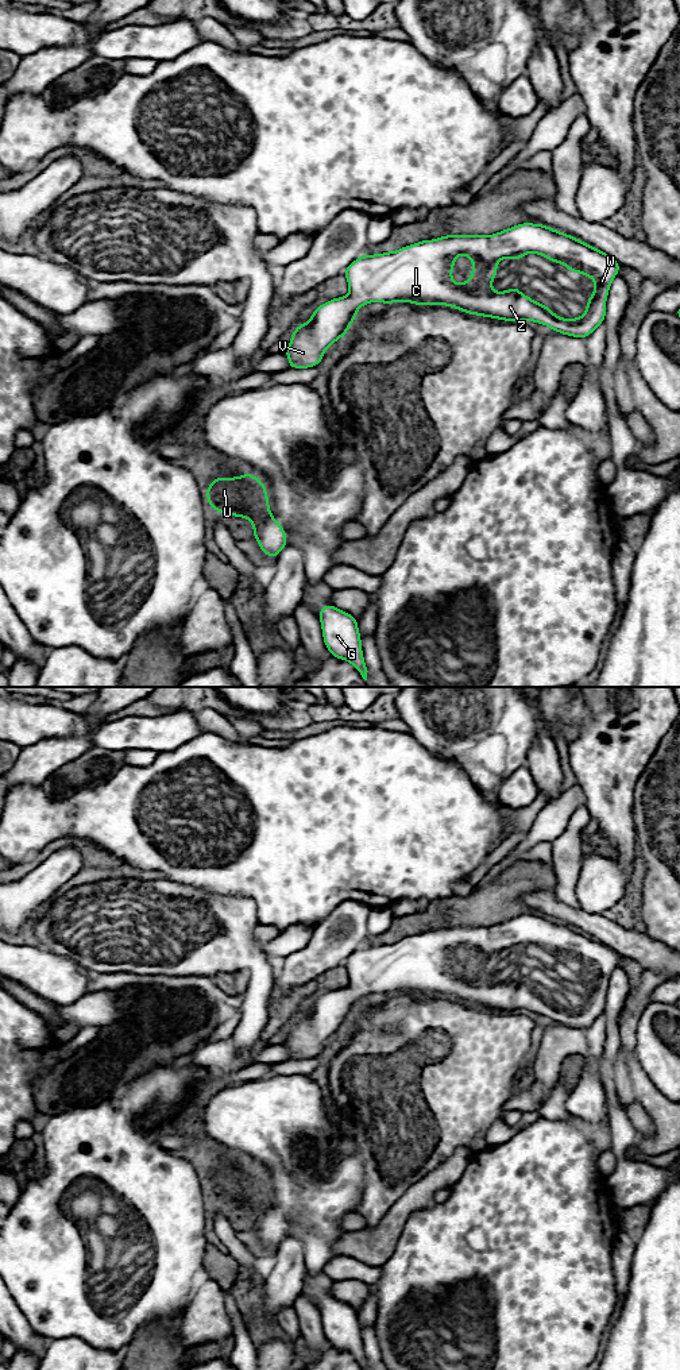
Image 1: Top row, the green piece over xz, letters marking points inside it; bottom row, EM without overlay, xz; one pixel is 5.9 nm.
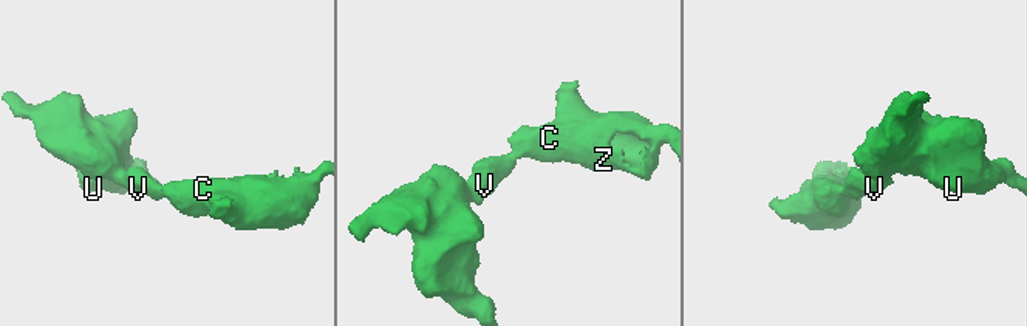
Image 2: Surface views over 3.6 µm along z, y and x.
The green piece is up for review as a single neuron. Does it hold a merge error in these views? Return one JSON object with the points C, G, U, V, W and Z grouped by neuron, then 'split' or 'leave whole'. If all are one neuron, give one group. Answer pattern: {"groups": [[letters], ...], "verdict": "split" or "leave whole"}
{"groups": [["C", "G", "U", "V", "W", "Z"]], "verdict": "leave whole"}

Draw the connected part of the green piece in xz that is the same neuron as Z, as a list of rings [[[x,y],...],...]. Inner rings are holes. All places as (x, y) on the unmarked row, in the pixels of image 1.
[[[521,914],[494,926],[445,926],[433,931],[420,931],[416,935],[402,938],[385,945],[363,945],[345,961],[344,968],[349,976],[347,988],[336,988],[313,1002],[306,1015],[298,1015],[293,1022],[290,1035],[283,1045],[290,1050],[287,1060],[309,1060],[318,1057],[325,1041],[336,1031],[347,1026],[356,1010],[358,1000],[370,993],[394,995],[406,992],[414,996],[447,996],[468,1006],[499,1010],[503,1012],[534,1012],[549,1018],[552,1022],[567,1027],[586,1030],[606,1010],[606,991],[621,956],[608,945],[550,918],[542,915]],[[534,943],[557,956],[564,954],[569,965],[591,968],[595,972],[592,988],[587,988],[587,999],[579,1010],[561,1010],[550,999],[532,991],[518,981],[518,976],[506,983],[492,983],[491,975],[497,954],[503,949],[514,953],[523,946]],[[457,946],[467,946],[474,956],[470,970],[464,975],[452,972],[452,960]]]

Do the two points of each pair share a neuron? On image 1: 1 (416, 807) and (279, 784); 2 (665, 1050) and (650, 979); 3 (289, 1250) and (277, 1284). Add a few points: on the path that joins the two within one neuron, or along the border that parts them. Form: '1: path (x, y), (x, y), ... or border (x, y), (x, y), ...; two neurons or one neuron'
1: path (382, 807), (313, 807); one neuron
2: border (650, 1002), (641, 1012), (636, 1030); two neurons
3: path (289, 1258), (289, 1272), (285, 1276); one neuron

